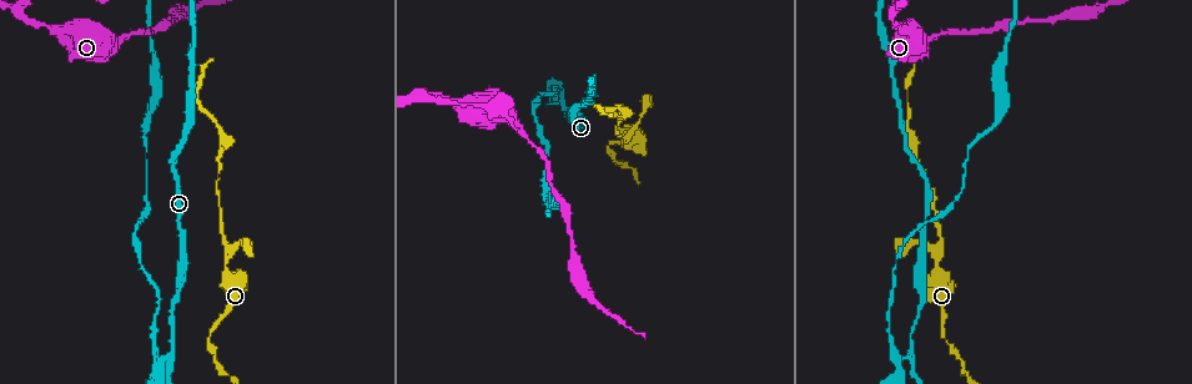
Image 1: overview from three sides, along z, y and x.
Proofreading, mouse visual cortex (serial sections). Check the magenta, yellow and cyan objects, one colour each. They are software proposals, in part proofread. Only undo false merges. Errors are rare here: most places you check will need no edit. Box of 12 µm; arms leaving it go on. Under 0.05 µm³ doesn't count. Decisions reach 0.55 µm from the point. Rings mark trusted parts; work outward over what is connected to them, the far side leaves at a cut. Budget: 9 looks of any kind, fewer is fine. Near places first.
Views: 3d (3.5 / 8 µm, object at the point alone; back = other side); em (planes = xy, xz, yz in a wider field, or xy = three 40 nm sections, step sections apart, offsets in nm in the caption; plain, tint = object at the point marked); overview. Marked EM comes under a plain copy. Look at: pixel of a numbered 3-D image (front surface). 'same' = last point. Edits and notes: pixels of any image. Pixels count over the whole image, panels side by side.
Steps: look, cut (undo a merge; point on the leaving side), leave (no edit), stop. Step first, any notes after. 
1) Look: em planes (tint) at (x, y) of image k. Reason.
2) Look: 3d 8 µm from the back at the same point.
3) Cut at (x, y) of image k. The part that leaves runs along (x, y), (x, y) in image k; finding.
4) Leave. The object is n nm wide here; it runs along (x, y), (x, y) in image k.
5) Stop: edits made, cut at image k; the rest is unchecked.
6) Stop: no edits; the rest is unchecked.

Look: 3d 3.5 µm at (938, 223) of image 1. Sudden change in width.

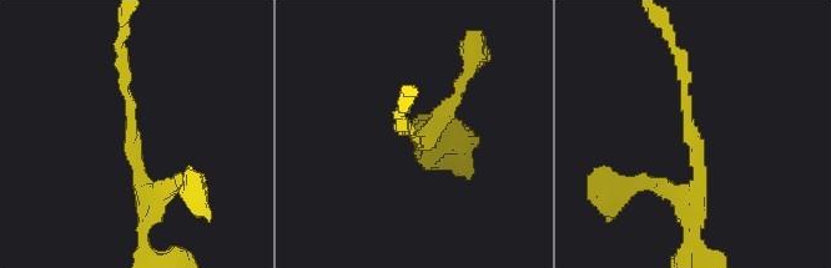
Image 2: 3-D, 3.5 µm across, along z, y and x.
Look: em xy step 2 (tint) at (132, 133) of image 2. The arms are 150, 250 nm wide.

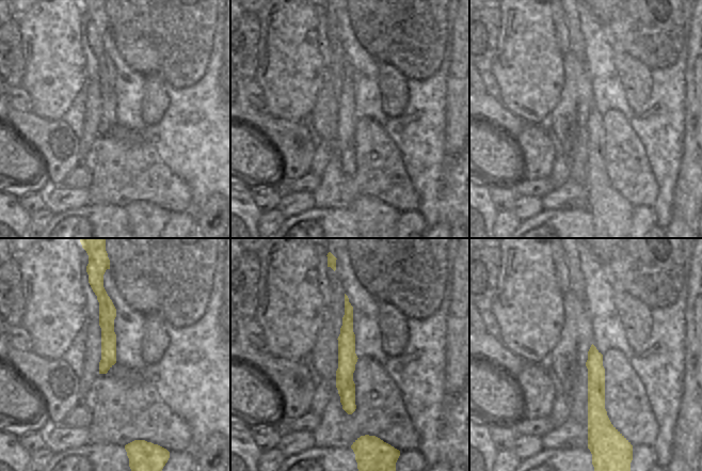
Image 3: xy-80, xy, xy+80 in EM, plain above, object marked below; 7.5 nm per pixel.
Leave. It runs along (145, 213), (121, 52) in image 2; one cell here.

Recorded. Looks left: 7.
Look: 3d 8 µm from the back at (901, 362) of image 1. A fork.

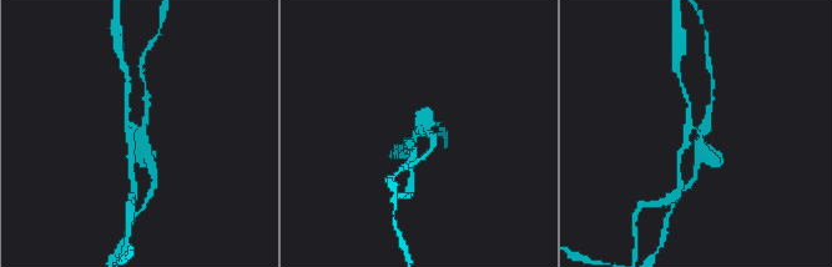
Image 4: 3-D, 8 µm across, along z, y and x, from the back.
Look: 3d 3.5 µm at (140, 131) of image 4.

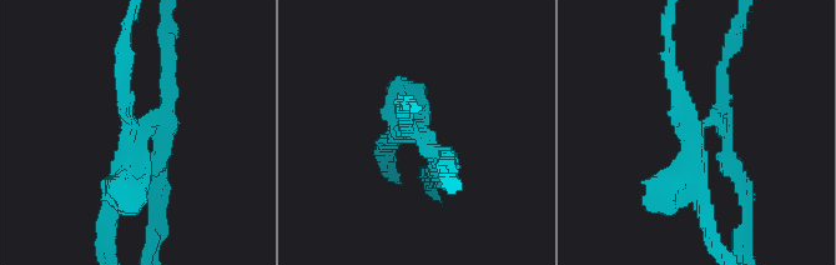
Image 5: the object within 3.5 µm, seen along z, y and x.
Look: em xy step 1 (tint) at (127, 128) of image 5. 3 arms meet here; the arms are 200, 200, 350 nm wide.

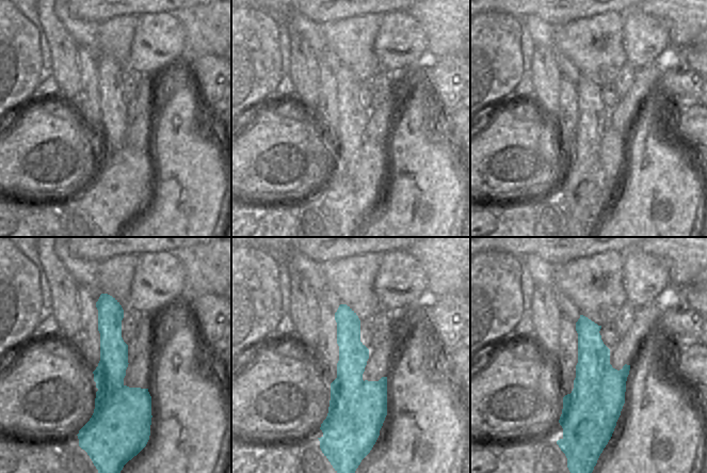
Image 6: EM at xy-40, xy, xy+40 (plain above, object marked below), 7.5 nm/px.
Cut at (121, 98) of image 5. The part that leaves runs along (134, 126), (122, 91), (126, 26) in image 5; two cells meet here.

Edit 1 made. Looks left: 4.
Look: overview. Redraw.

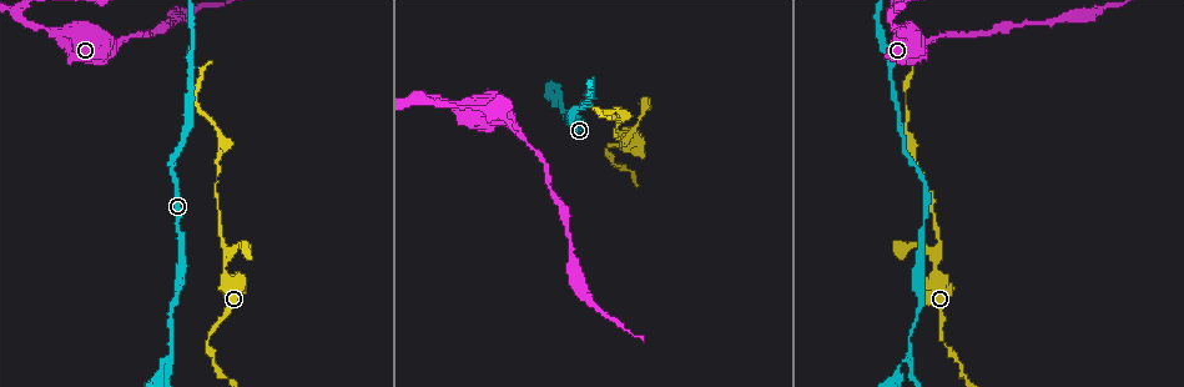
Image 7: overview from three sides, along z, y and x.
Look: 3d 3.5 µm at (605, 152) of image 7. Thin neck.

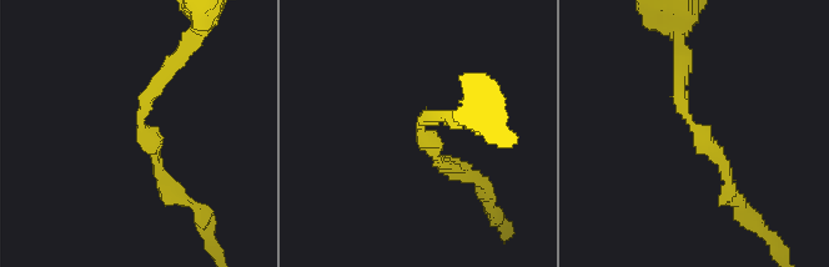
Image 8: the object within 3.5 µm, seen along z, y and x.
Look: em xy step 1 (tint) at (692, 122) of image 8.

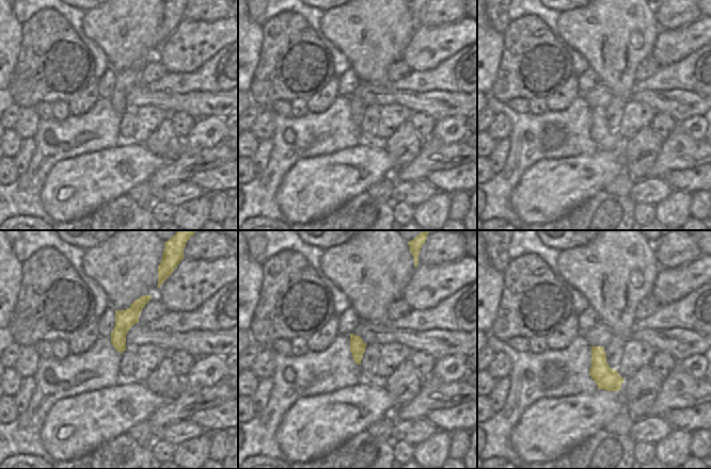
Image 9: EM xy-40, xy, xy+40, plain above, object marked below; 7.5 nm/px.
Leave. The object is 110 nm wide here; it runs along (146, 297), (124, 321), (120, 349) in image 9; continuous, no second cell.

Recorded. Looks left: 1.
Stop: edits made, cut at image 5; the rest is unchecked.

